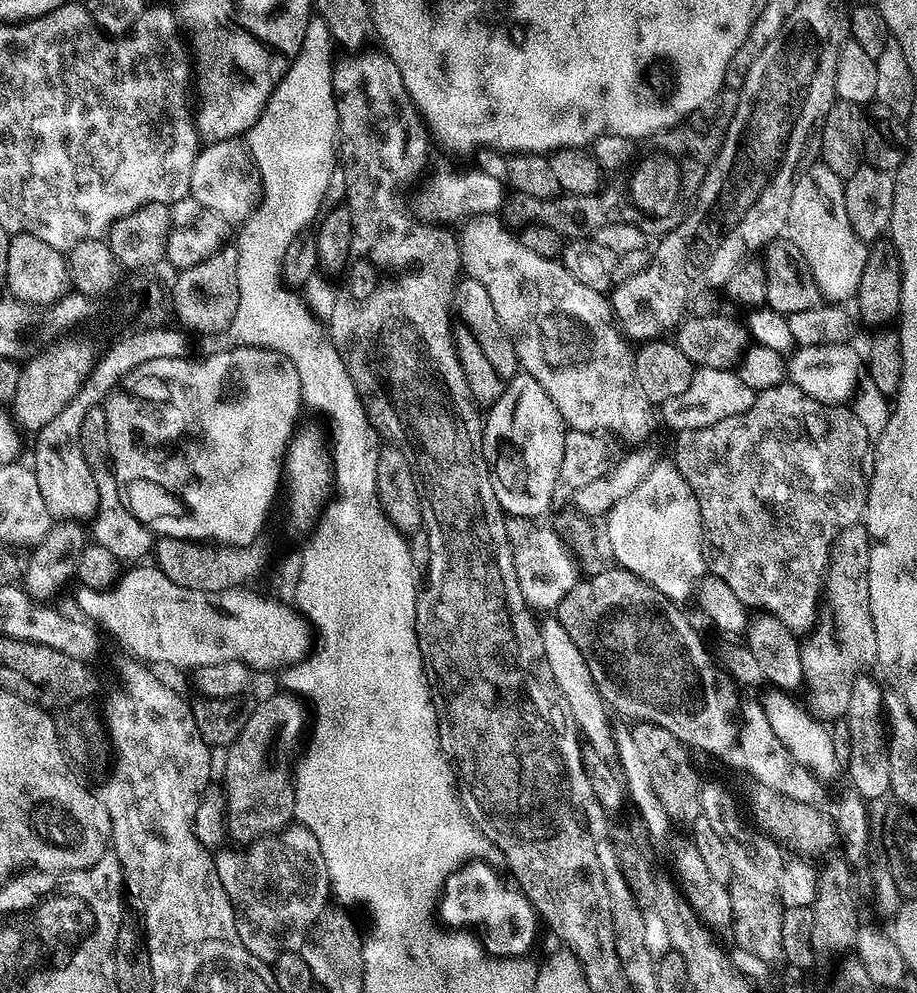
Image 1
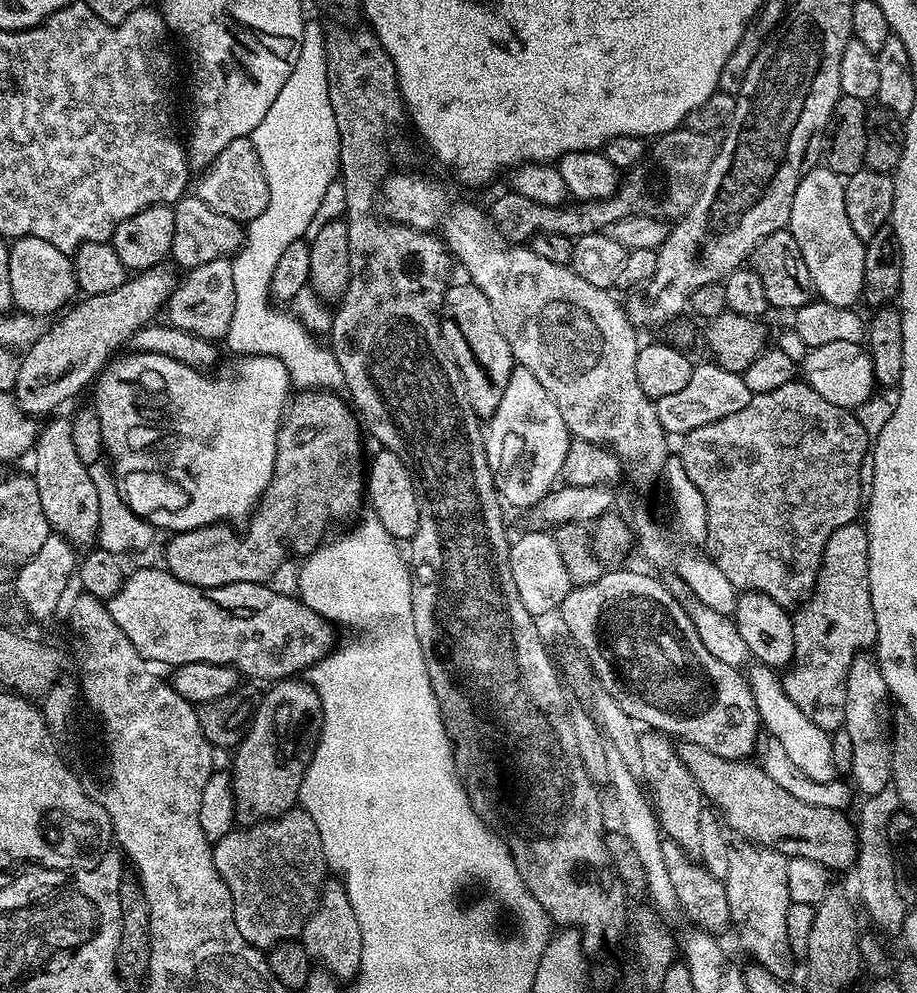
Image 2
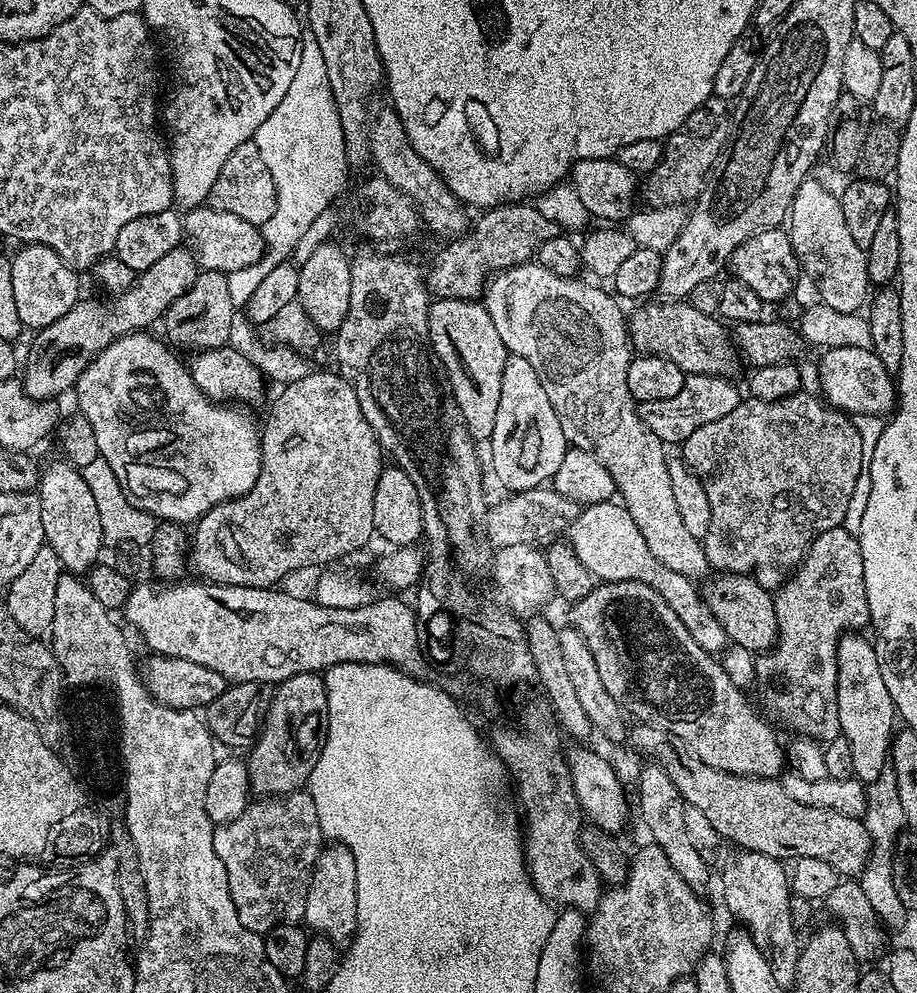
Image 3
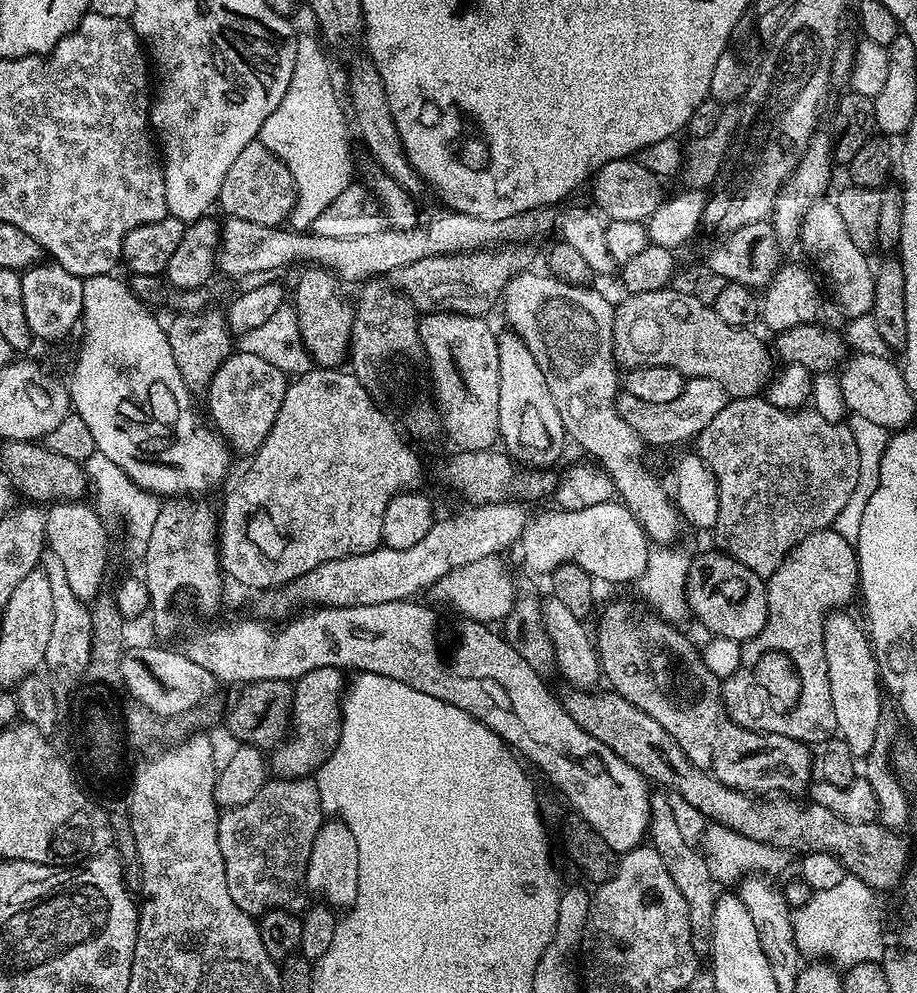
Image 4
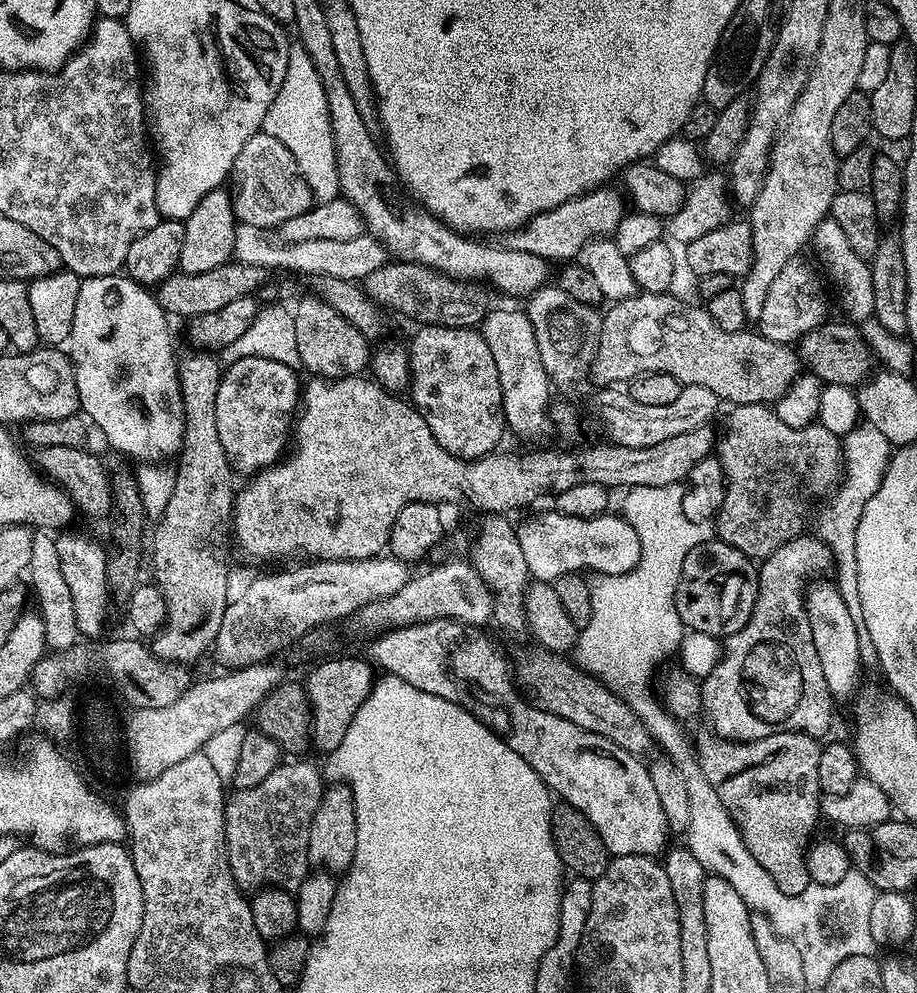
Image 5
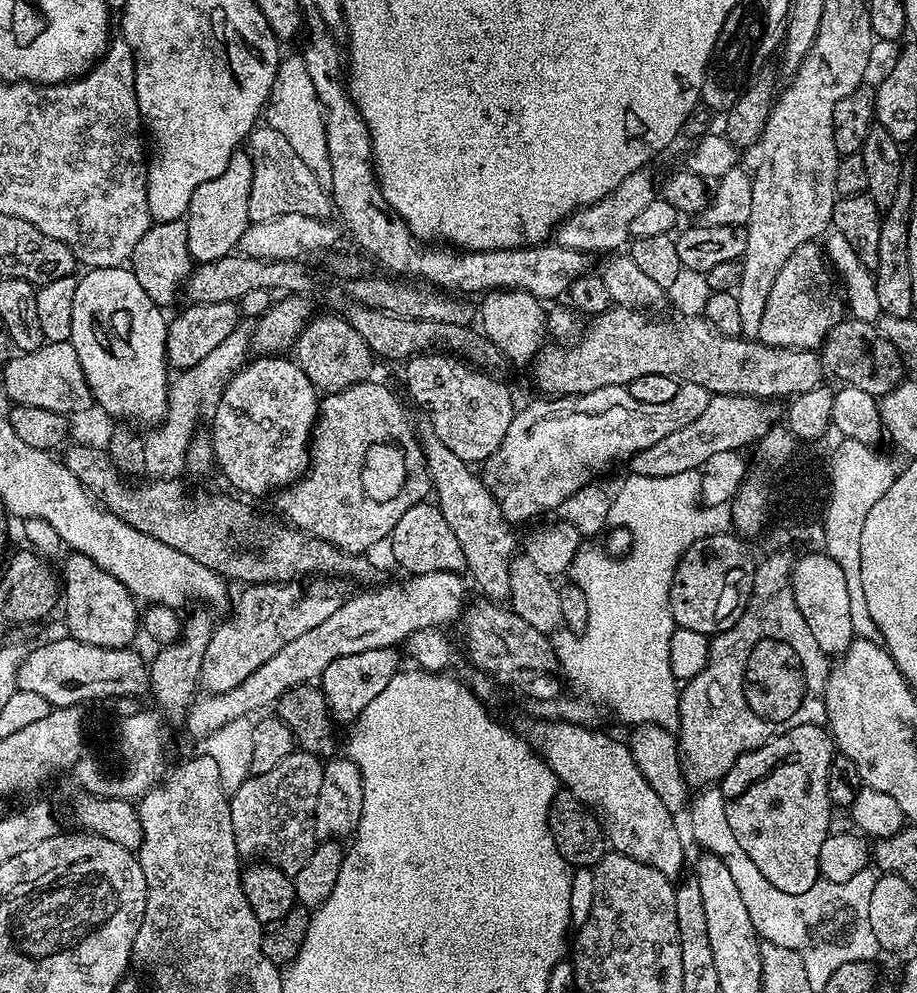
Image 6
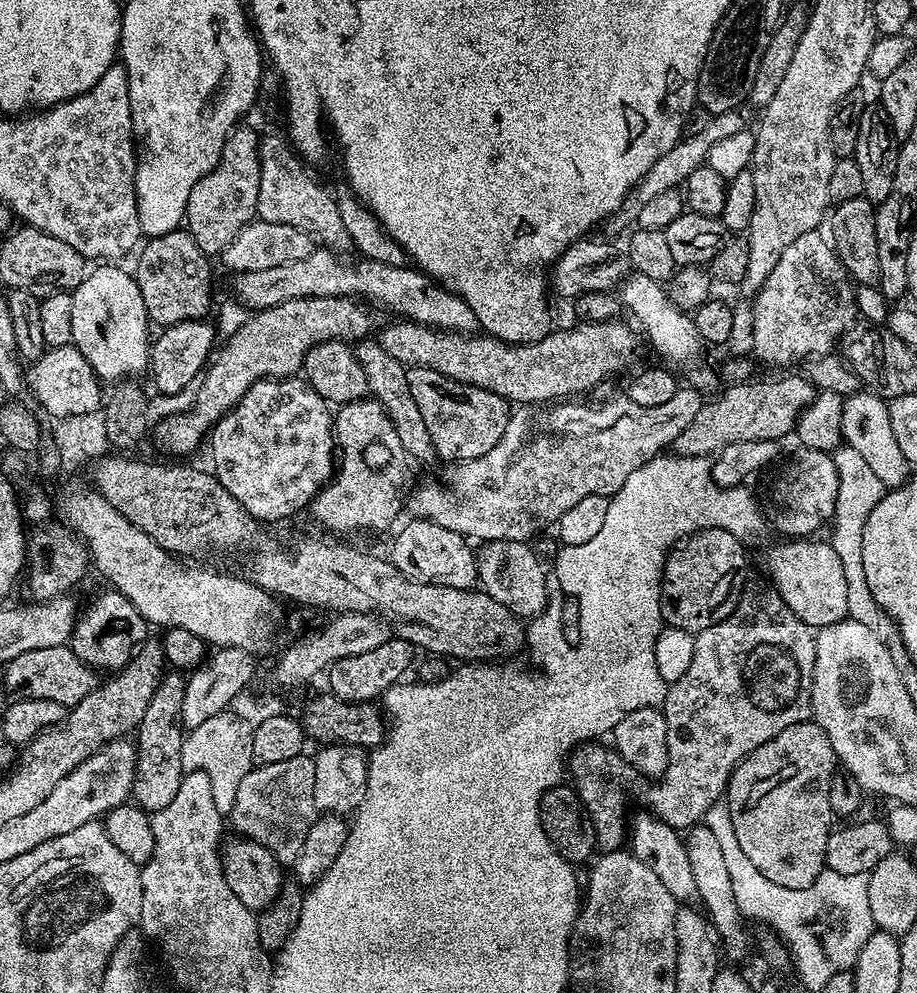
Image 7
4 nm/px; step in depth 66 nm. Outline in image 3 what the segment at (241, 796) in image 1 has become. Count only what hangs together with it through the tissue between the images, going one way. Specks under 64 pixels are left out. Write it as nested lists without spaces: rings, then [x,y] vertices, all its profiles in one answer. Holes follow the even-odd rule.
[[[307,672],[294,674],[294,678],[286,678],[275,685],[268,713],[264,716],[264,726],[260,729],[251,748],[246,752],[248,765],[248,786],[257,797],[288,796],[292,792],[301,791],[310,778],[310,770],[314,770],[314,762],[318,762],[318,754],[322,754],[322,746],[328,733],[328,699],[323,675]]]

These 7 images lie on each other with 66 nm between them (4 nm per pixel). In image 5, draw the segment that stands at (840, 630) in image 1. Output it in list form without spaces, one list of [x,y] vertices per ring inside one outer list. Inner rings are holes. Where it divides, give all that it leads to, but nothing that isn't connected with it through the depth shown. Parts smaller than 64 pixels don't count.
[[[808,535],[795,536],[790,542],[778,546],[774,554],[763,557],[758,568],[760,593],[750,622],[733,636],[727,637],[726,651],[721,655],[716,669],[702,680],[702,712],[705,717],[708,715],[712,723],[709,724],[711,731],[721,740],[757,740],[783,732],[805,732],[807,736],[824,738],[832,728],[834,698],[826,686],[826,674],[822,674],[818,650],[814,650],[814,634],[806,607],[806,589],[810,581],[816,578],[811,576],[833,567],[834,557],[831,546],[819,535]]]

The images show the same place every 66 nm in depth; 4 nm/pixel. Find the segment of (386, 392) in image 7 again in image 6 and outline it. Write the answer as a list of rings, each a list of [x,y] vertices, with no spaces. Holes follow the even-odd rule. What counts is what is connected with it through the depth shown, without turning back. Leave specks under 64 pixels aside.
[[[430,430],[419,433],[418,439],[420,448],[424,452],[424,464],[428,468],[428,477],[432,480],[432,492],[434,496],[437,496],[435,499],[438,501],[438,506],[442,510],[446,522],[450,522],[450,530],[454,530],[454,538],[458,538],[458,542],[462,546],[467,575],[472,575],[473,582],[484,591],[481,593],[487,599],[493,602],[507,601],[510,589],[510,565],[518,552],[518,542],[516,546],[516,536],[512,533],[515,532],[513,525],[509,524],[500,513],[500,506],[493,500],[492,493],[486,487],[483,479],[480,479],[477,473],[475,476],[468,469],[471,468],[469,461],[458,458],[458,454],[454,454],[454,450],[442,446],[438,434],[434,434]]]

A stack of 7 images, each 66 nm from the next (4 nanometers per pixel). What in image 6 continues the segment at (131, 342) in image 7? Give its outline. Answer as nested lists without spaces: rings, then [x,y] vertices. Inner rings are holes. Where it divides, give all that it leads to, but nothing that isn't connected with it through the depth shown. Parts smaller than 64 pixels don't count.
[[[127,267],[118,268],[94,268],[83,273],[77,279],[76,289],[74,290],[74,319],[70,325],[70,343],[74,346],[76,361],[82,366],[86,374],[86,382],[92,391],[92,399],[102,410],[120,422],[131,422],[133,425],[150,424],[156,426],[165,419],[167,412],[167,396],[170,383],[170,369],[168,367],[168,355],[166,354],[166,334],[168,333],[168,320],[163,316],[161,305],[156,304],[146,290],[138,283],[138,278]]]

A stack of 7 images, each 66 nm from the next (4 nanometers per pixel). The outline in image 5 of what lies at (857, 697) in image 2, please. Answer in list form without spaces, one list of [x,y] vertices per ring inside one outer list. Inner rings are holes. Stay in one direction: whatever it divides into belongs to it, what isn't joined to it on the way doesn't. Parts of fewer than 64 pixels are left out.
[[[813,583],[806,592],[806,607],[810,628],[814,634],[814,650],[818,650],[818,662],[822,662],[822,674],[826,674],[826,686],[837,701],[848,700],[860,688],[860,648],[858,630],[850,609],[842,602],[842,594],[835,583]]]

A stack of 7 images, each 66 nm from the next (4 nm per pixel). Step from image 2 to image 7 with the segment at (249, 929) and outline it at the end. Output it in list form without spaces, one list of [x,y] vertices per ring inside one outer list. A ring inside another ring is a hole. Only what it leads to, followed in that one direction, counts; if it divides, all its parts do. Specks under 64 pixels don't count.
[[[301,754],[286,758],[286,762],[256,764],[249,770],[242,782],[236,784],[230,824],[236,827],[235,831],[239,835],[266,846],[266,850],[274,854],[281,866],[292,866],[317,815],[314,802],[314,759],[311,755]]]

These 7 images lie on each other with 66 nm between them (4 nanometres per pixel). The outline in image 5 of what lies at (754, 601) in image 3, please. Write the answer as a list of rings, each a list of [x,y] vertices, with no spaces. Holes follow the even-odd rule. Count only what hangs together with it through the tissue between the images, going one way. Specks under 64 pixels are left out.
[[[713,538],[702,541],[698,546],[694,546],[694,550],[690,550],[690,554],[686,554],[686,562],[682,562],[682,574],[676,591],[676,605],[685,629],[717,638],[727,638],[750,622],[759,593],[760,574],[753,557],[742,554],[742,550],[730,546],[725,540]]]

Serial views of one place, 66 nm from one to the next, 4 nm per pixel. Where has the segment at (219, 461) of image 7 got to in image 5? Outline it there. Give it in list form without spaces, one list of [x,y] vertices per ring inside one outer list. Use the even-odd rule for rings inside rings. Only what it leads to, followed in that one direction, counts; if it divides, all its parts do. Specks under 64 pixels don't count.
[[[246,357],[223,369],[216,395],[222,450],[237,473],[255,474],[285,455],[302,395],[297,369],[270,358]]]

